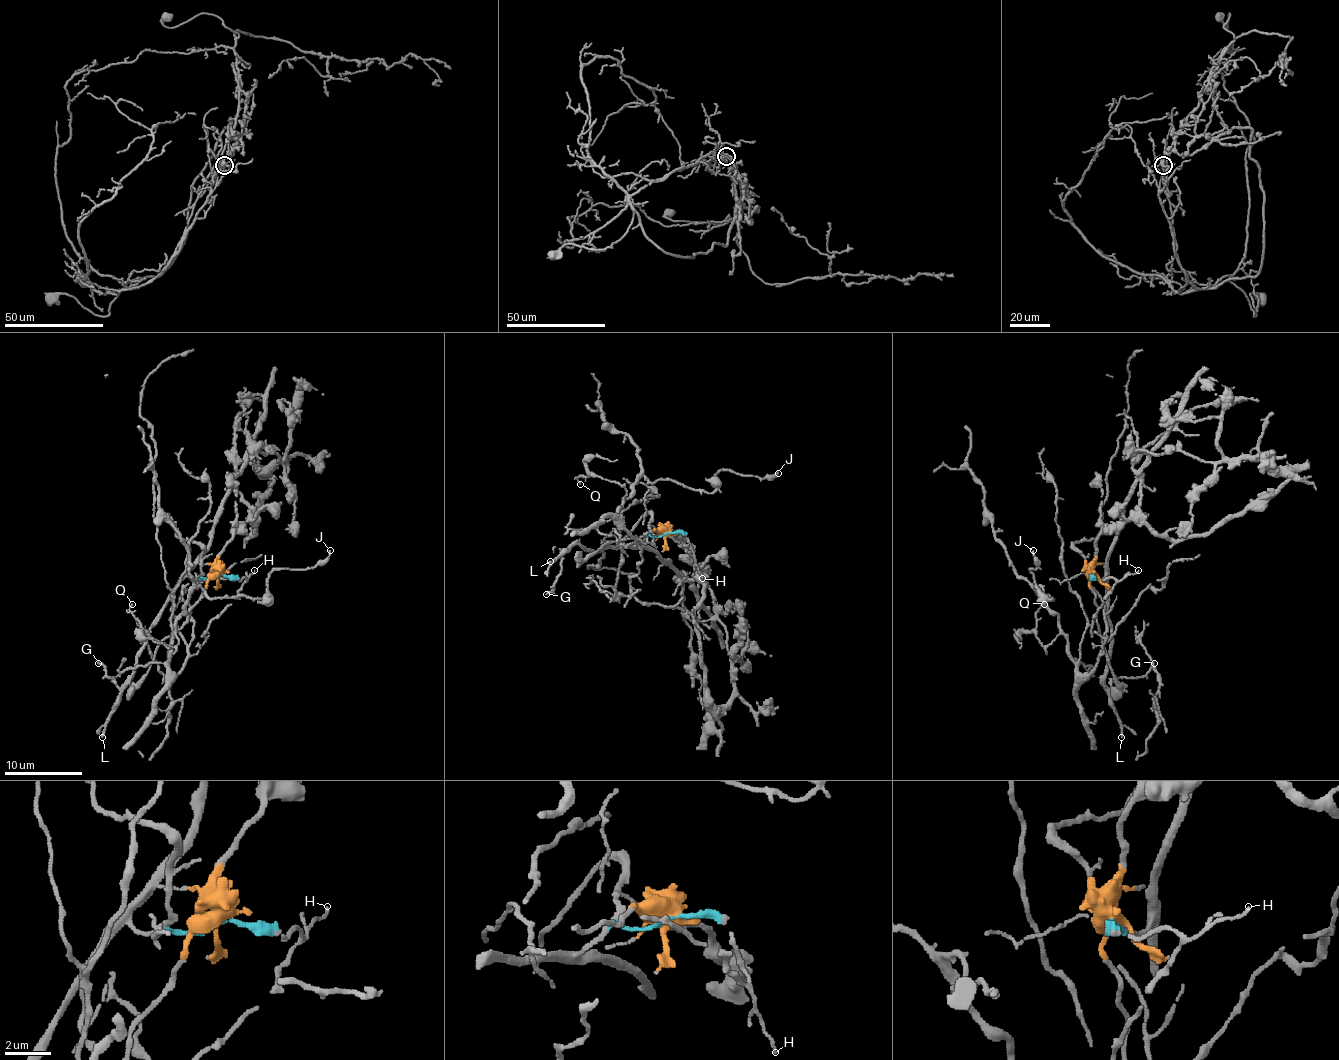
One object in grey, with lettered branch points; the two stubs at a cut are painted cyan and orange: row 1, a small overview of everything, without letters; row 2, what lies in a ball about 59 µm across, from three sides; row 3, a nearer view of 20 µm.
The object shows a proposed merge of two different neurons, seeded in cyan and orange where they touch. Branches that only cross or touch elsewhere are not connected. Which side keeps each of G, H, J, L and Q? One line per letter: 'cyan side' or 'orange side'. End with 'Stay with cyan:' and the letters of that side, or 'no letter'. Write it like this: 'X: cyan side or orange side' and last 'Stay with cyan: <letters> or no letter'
G: cyan side
H: cyan side
J: orange side
L: cyan side
Q: orange side
Stay with cyan: G, H, L

